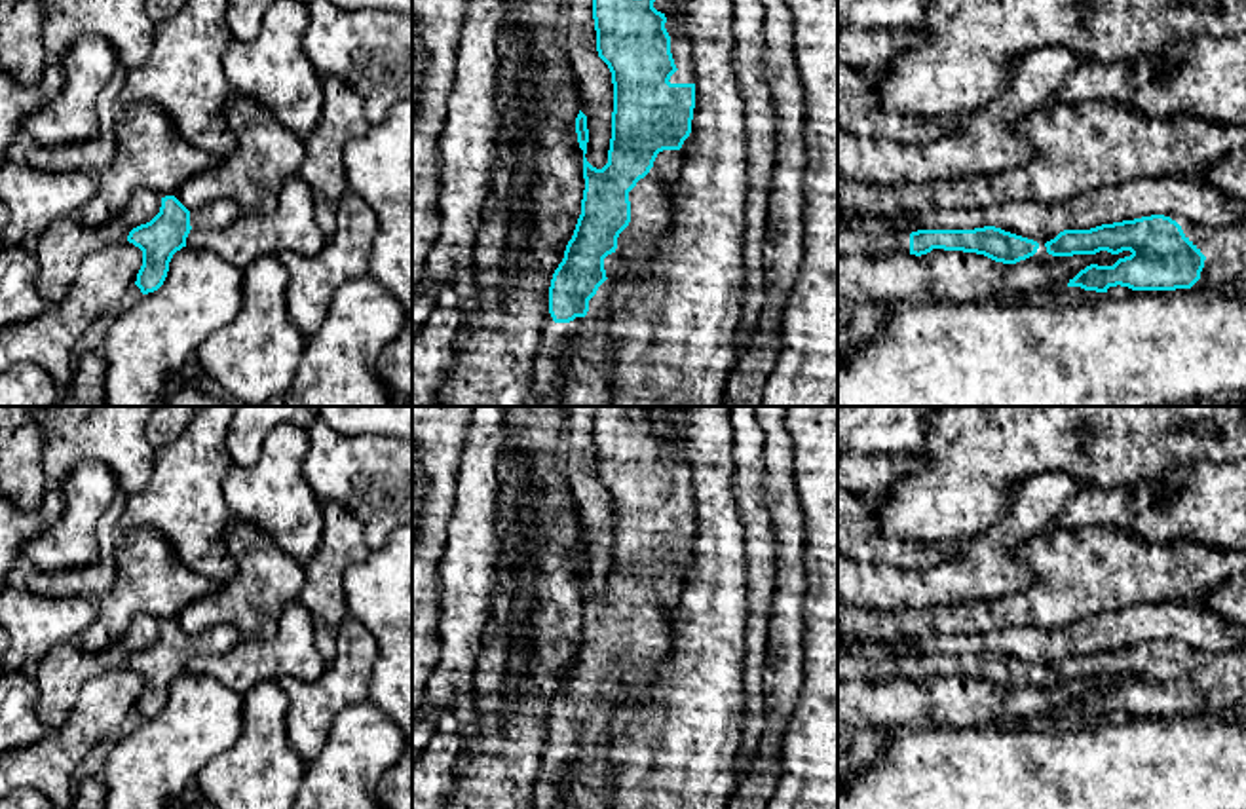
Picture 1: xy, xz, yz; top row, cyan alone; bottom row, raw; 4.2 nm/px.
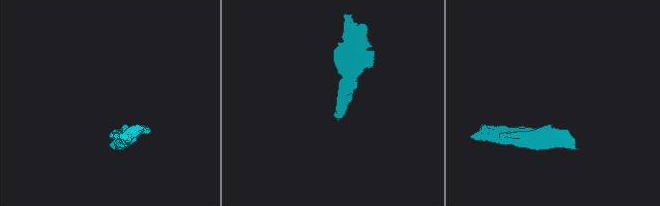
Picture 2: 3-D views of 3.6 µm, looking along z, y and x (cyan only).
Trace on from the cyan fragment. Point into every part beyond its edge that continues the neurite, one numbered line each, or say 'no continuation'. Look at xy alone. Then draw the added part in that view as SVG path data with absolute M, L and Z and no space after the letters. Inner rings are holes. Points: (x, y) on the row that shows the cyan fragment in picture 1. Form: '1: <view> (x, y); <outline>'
1: xy (219, 213); M228 198L209 201L198 211L190 213L190 226L194 230L222 230L241 216L241 209Z

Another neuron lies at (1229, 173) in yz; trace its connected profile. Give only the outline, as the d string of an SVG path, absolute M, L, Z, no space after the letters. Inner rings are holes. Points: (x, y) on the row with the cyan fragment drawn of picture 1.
M1235 150L1216 163L1202 165L1199 179L1246 201L1246 150Z

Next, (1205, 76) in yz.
M1246 32L1202 34L1138 61L1102 63L1083 55L1056 103L1092 101L1134 106L1151 118L1187 114L1246 125Z

